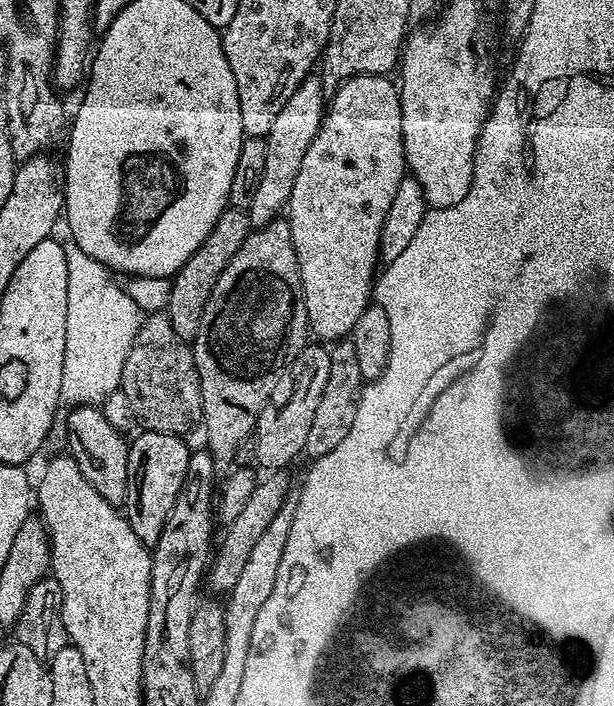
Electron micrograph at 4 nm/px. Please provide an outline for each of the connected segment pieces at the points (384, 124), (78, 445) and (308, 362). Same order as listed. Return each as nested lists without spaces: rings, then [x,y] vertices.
[[[387,75],[355,76],[331,93],[324,121],[314,142],[310,142],[310,150],[306,150],[306,158],[302,158],[294,190],[290,190],[286,219],[302,278],[308,327],[313,337],[324,342],[347,337],[373,299],[380,235],[390,202],[394,202],[394,194],[398,194],[398,186],[406,175],[400,89],[388,79]]]
[[[76,406],[71,409],[68,416],[68,448],[74,463],[78,470],[82,470],[82,478],[106,498],[106,502],[117,506],[123,505],[124,499],[128,497],[128,445],[129,441],[110,422],[106,422],[103,411],[96,406]]]
[[[309,342],[290,362],[290,366],[278,378],[274,394],[266,402],[262,414],[258,414],[255,434],[257,436],[258,458],[256,464],[264,470],[284,470],[284,467],[304,452],[318,402],[330,377],[330,351],[323,343]]]

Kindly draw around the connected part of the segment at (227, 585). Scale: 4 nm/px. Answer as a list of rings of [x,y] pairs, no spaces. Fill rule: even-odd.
[[[268,474],[268,476],[259,481],[254,490],[254,495],[246,502],[246,507],[243,508],[238,518],[234,518],[234,522],[230,522],[223,529],[224,537],[219,537],[218,543],[214,548],[214,555],[210,560],[210,567],[206,572],[206,584],[209,584],[216,592],[227,594],[231,592],[234,582],[238,582],[238,574],[242,574],[245,568],[245,563],[249,560],[249,555],[253,551],[254,542],[265,533],[266,526],[270,525],[274,516],[285,500],[289,499],[288,480],[284,474]]]

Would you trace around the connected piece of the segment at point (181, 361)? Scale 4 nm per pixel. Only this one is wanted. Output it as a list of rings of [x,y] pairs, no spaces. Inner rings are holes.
[[[151,313],[141,321],[134,346],[131,347],[130,354],[127,355],[126,363],[122,368],[119,389],[129,399],[137,423],[147,431],[185,435],[192,424],[201,421],[203,412],[200,379],[197,376],[191,347],[178,338],[173,324],[165,313]]]

